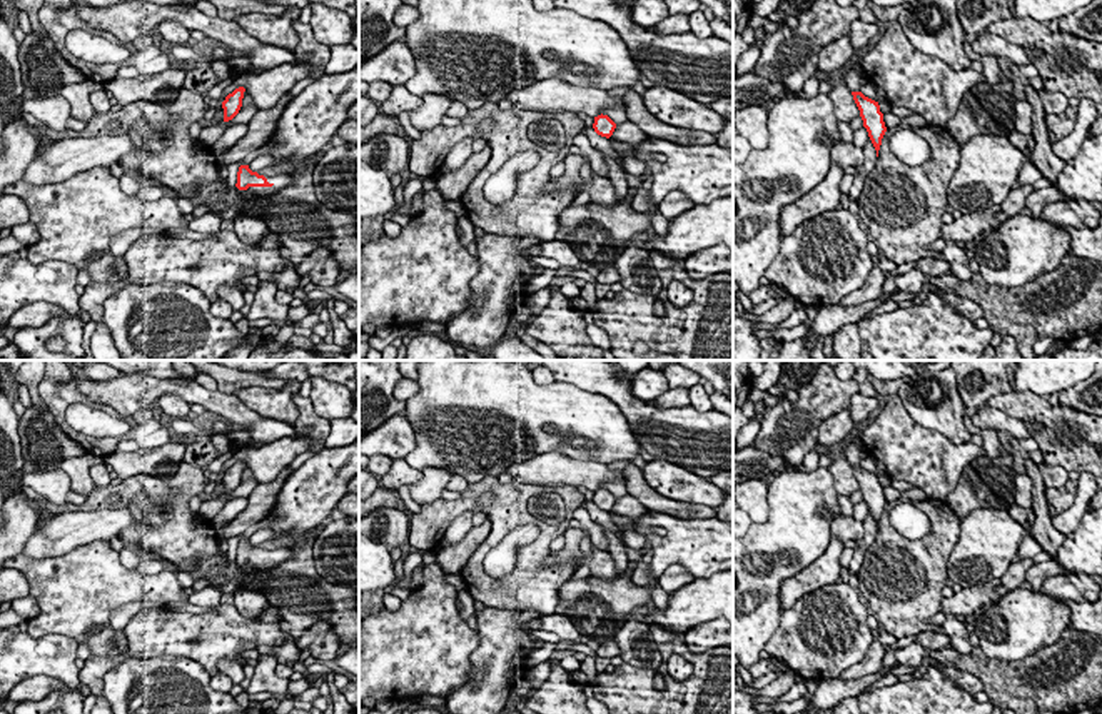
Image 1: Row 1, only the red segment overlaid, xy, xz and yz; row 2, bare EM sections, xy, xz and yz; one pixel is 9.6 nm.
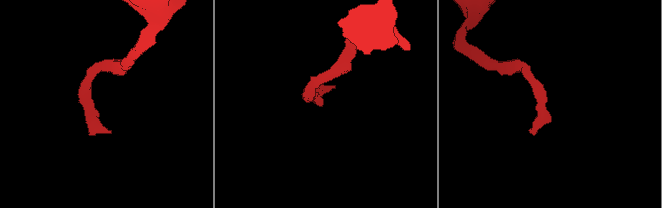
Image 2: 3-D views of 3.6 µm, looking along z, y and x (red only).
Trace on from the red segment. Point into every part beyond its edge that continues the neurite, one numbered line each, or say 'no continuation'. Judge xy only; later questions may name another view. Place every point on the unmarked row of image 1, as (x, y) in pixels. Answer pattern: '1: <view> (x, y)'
1: xy (281, 554)

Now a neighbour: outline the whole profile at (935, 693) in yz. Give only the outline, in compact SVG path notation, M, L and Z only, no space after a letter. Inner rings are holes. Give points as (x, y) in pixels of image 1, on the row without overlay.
M928 664L922 679L877 687L858 697L860 714L992 714L990 702L977 702L943 671Z

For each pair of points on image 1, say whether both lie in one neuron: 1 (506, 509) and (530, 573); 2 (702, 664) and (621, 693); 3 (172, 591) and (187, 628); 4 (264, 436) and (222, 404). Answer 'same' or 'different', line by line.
1: same
2: same
3: different
4: same

